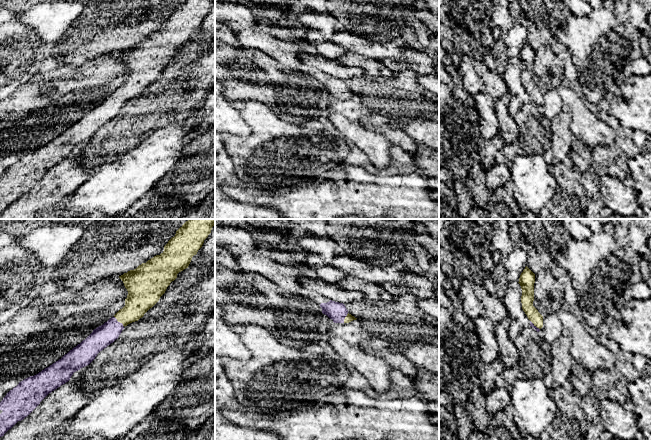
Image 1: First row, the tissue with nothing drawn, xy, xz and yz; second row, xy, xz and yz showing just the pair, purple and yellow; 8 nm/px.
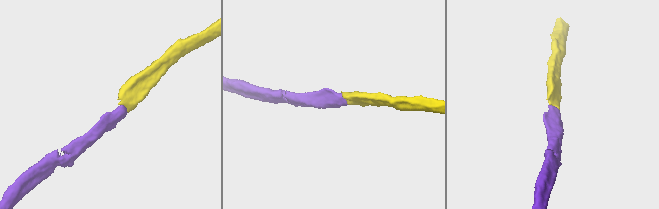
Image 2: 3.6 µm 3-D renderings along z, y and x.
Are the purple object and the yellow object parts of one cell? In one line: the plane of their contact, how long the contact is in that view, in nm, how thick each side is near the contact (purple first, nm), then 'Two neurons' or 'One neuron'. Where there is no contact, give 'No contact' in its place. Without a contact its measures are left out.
Touches purple in xy. Shared border 120 nm. Thickness 170 nm (purple) against 220 nm. One neuron

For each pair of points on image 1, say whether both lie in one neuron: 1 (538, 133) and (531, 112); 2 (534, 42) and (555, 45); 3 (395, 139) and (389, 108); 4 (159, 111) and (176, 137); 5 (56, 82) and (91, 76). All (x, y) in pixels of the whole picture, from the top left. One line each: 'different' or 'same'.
1: same
2: same
3: different
4: different
5: same

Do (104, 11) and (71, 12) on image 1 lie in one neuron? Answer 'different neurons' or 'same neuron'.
different neurons

